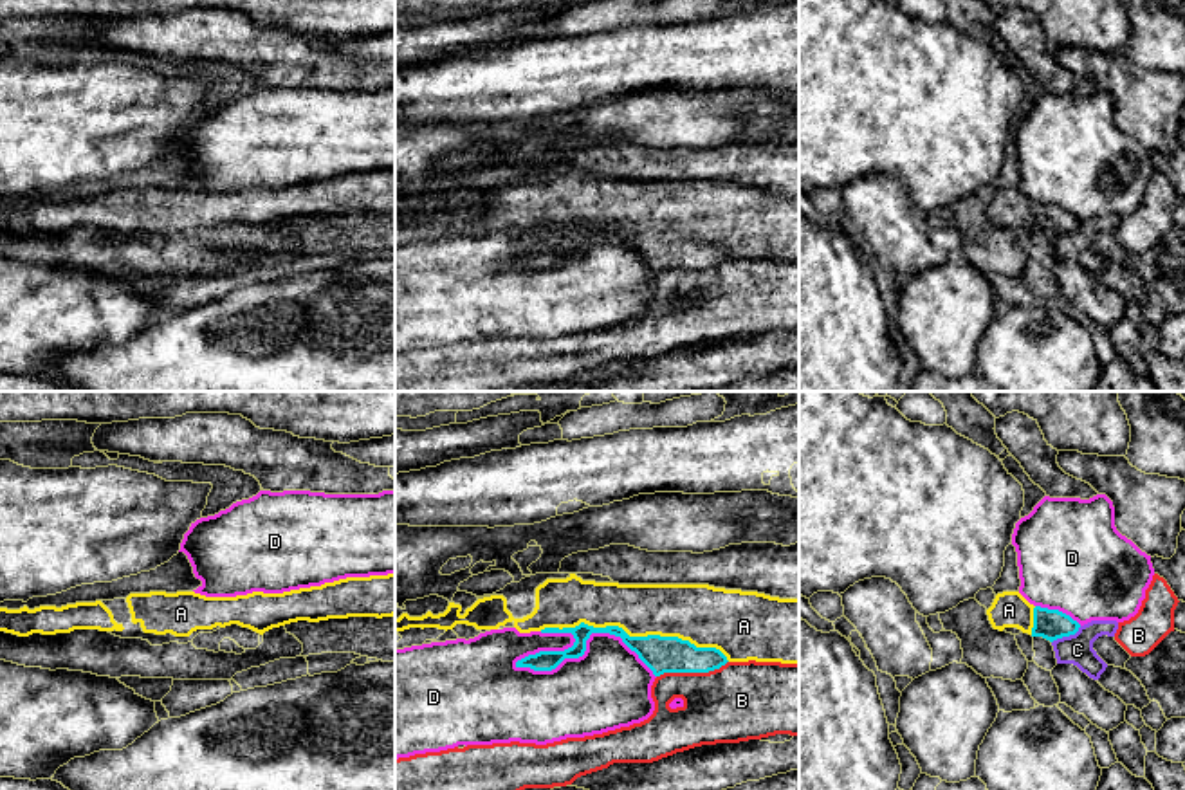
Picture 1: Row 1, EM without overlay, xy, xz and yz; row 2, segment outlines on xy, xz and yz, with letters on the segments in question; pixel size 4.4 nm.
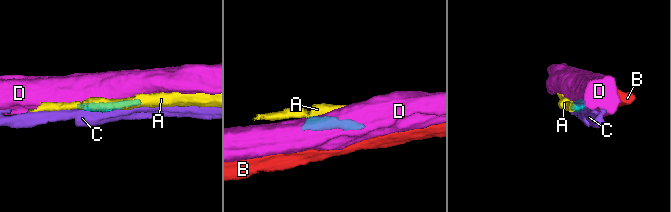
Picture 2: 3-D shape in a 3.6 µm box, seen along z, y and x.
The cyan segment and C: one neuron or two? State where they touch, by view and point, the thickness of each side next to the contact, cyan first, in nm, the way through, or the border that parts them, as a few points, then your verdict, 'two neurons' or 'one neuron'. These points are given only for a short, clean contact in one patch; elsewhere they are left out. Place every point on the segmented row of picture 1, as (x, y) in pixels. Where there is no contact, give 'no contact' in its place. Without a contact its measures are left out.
meets cyan in yz at (1066, 635); 140 nm thick on the cyan side, 140 nm on the other; two neurons

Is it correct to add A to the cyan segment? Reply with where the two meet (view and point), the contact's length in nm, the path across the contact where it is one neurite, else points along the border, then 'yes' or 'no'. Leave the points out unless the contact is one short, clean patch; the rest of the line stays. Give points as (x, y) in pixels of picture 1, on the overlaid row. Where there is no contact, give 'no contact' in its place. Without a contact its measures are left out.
xz (635, 637) | 850 nm | yes

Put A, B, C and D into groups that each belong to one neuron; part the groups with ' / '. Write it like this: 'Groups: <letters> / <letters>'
Groups: A / B / C / D

